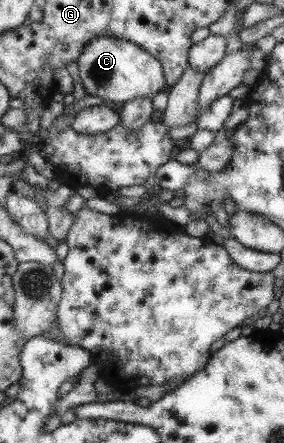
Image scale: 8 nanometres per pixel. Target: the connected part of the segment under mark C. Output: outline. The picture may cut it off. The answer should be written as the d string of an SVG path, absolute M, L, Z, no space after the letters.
M111 37L93 39L76 61L79 78L85 94L96 96L103 104L121 106L132 98L153 98L157 92L165 88L161 64L131 42L121 41Z

